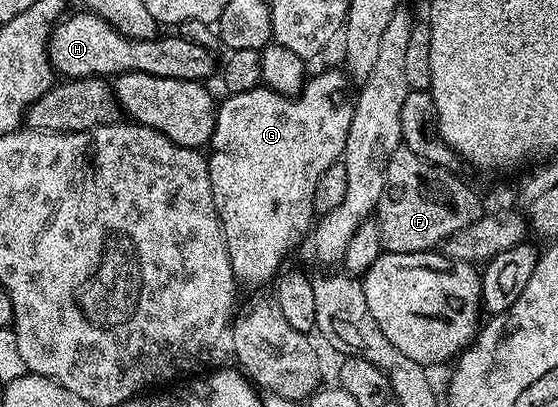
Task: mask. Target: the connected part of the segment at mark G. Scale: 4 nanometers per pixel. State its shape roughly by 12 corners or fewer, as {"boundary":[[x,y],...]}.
{"boundary":[[338,72],[217,105],[232,270],[269,285],[315,223],[354,113]]}

